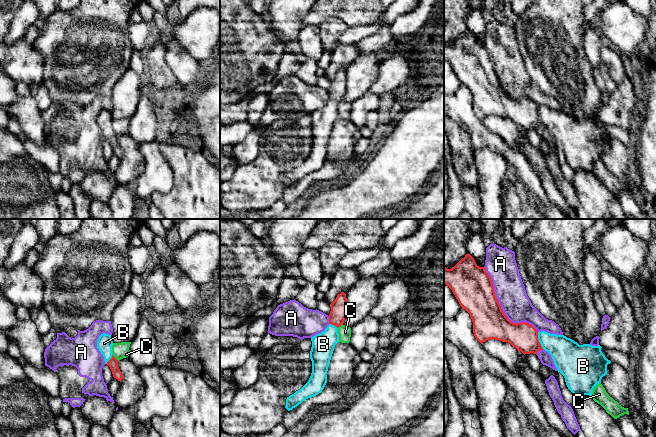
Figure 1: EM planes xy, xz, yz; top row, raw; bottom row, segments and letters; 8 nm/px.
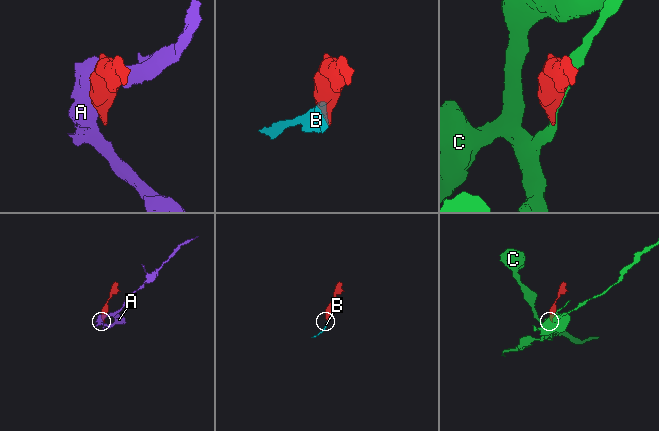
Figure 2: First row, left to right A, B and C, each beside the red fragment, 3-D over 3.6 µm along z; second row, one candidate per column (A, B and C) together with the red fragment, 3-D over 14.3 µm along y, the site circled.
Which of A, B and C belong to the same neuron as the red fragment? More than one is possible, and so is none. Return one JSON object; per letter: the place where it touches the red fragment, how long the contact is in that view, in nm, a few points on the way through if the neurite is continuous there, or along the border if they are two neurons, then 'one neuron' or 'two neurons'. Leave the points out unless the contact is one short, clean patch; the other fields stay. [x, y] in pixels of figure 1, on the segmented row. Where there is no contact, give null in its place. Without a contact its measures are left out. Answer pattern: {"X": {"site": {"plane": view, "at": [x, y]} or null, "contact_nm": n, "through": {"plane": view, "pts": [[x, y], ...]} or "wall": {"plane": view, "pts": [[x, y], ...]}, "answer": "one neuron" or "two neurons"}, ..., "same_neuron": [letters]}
{"A": {"site": {"plane": "yz", "at": [500, 308]}, "contact_nm": 700, "answer": "two neurons"}, "B": {"site": {"plane": "yz", "at": [538, 340]}, "contact_nm": 140, "through": {"plane": "yz", "pts": [[524, 337], [528, 340], [538, 340], [553, 343], [566, 353]]}, "answer": "one neuron"}, "C": {"site": {"plane": "xy", "at": [114, 357]}, "contact_nm": 70, "answer": "two neurons"}, "same_neuron": ["B"]}

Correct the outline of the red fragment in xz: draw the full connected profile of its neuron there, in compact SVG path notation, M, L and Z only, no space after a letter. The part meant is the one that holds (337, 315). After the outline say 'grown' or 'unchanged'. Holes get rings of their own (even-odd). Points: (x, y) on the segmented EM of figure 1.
M341 292L330 304L329 325L323 332L311 337L312 373L308 382L300 390L287 397L285 408L288 411L297 407L306 399L318 395L324 389L334 347L339 342L337 328L343 325L346 317L346 304L346 294Z; grown

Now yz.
M466 254L454 267L444 267L444 284L455 295L462 309L465 309L473 322L475 338L482 344L489 339L508 342L518 351L525 354L536 354L539 350L547 351L554 364L564 378L568 389L577 397L580 395L592 395L594 387L601 383L603 376L607 374L607 365L611 363L601 351L601 346L590 344L579 345L574 340L564 335L550 334L545 331L538 332L532 325L522 322L511 322L501 309L495 296L491 277L484 267L479 267L470 254Z; grown

